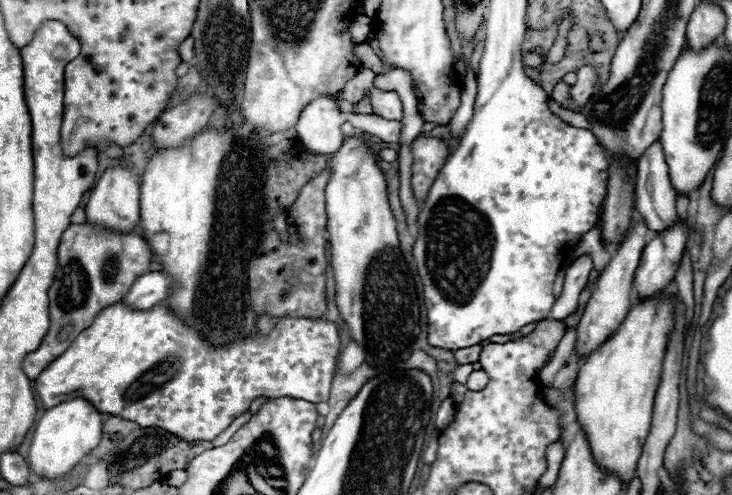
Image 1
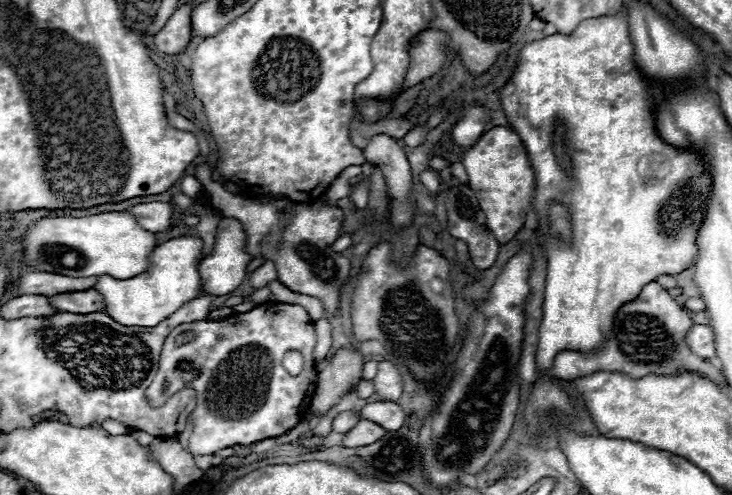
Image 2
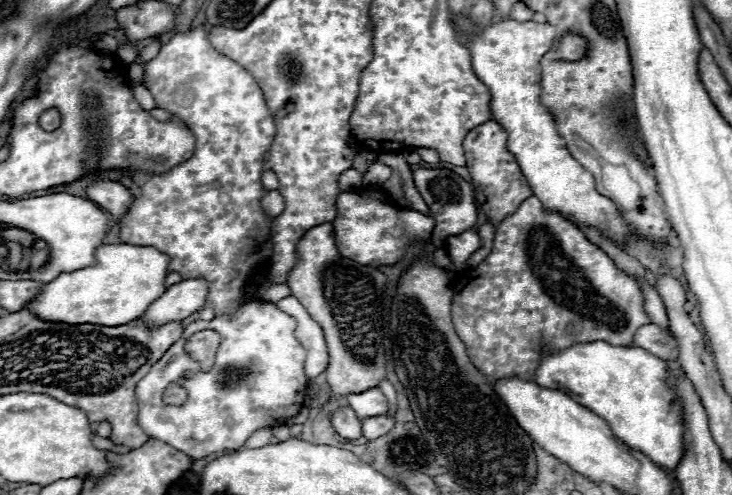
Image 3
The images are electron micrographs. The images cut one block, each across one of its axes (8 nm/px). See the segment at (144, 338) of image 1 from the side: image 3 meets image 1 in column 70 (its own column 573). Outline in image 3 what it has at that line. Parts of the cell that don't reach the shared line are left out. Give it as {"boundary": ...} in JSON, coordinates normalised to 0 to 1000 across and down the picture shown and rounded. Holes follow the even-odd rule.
{"boundary":[[[814,687],[801,695],[784,695],[773,707],[751,707],[738,723],[732,747],[732,776],[743,784],[760,784],[779,796],[787,796],[787,812],[806,824],[811,836],[828,848],[833,869],[861,905],[880,913],[891,933],[907,945],[923,945],[932,925],[932,857],[929,857],[929,820],[921,812],[921,792],[910,780],[907,764],[913,760],[910,731],[899,719],[869,703],[869,699],[836,699],[831,691]]]}

